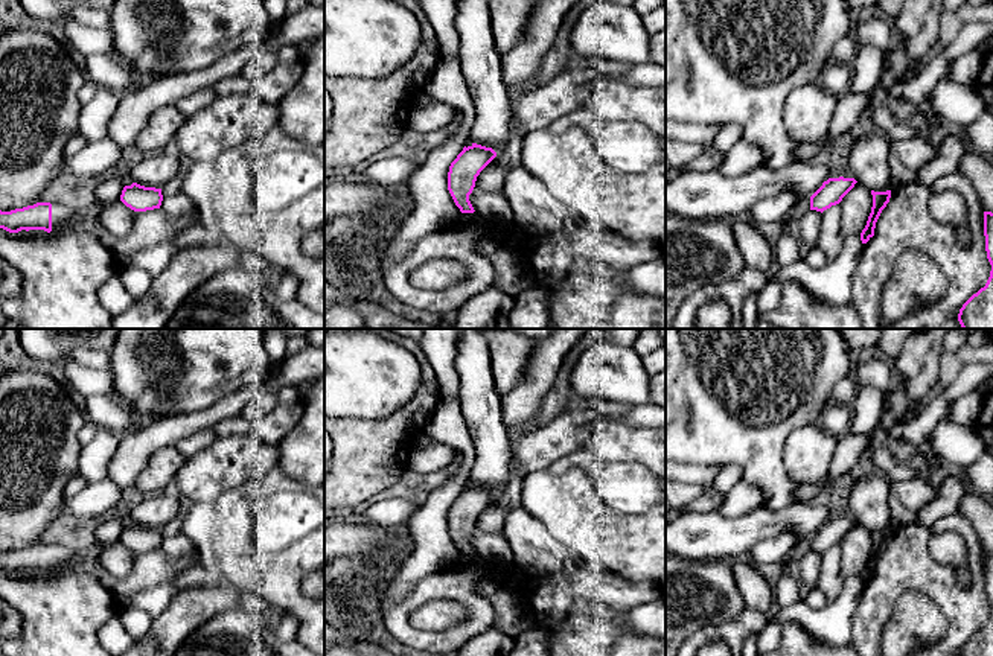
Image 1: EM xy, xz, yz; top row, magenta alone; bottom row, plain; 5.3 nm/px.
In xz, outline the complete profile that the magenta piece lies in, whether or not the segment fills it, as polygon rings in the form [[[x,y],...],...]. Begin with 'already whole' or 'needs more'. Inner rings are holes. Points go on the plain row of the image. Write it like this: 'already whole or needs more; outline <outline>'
already whole; outline [[[477,484],[465,487],[451,504],[448,513],[448,531],[461,554],[474,554],[469,536],[475,528],[480,513],[496,498],[492,489]]]

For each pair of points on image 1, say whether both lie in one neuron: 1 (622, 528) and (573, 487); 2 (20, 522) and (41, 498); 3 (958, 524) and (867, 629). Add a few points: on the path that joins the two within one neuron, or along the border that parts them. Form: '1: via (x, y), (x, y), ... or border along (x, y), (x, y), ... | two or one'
1: via (609, 524), (585, 499) | one
2: via (23, 516), (35, 504) | one
3: via (975, 570), (970, 592), (900, 583) | one

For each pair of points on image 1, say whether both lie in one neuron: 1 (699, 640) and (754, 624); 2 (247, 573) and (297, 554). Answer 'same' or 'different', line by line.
1: same
2: same

